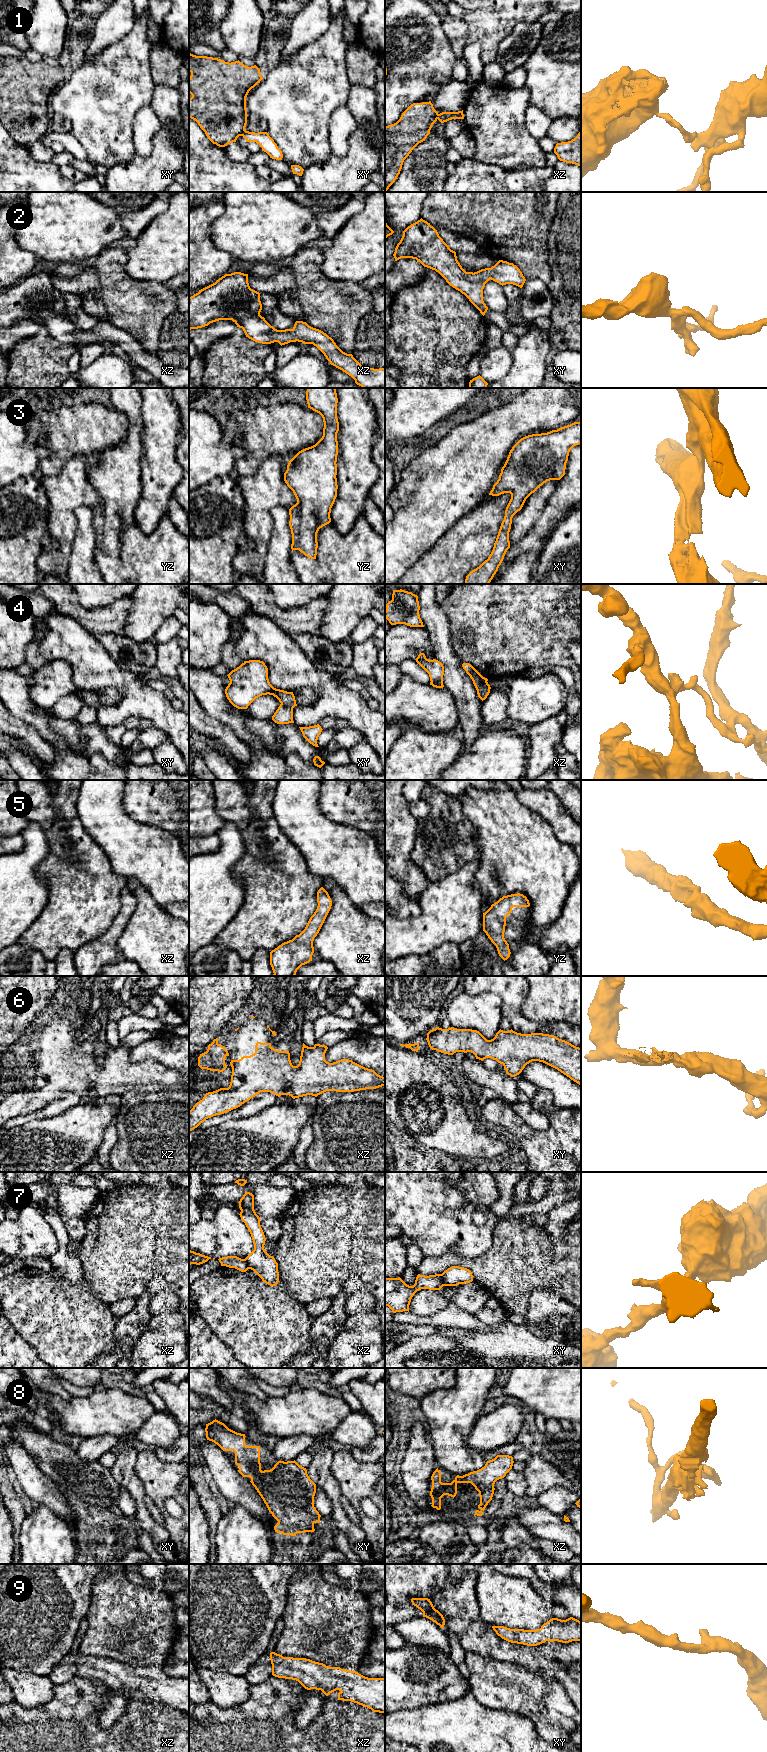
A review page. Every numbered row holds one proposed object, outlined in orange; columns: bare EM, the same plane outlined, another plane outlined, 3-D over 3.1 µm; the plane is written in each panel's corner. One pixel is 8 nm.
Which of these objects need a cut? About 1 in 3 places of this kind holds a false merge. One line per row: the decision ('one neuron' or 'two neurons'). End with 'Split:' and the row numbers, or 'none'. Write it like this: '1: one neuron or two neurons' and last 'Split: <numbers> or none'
1: two neurons
2: one neuron
3: one neuron
4: two neurons
5: one neuron
6: one neuron
7: two neurons
8: one neuron
9: one neuron
Split: 1, 4, 7

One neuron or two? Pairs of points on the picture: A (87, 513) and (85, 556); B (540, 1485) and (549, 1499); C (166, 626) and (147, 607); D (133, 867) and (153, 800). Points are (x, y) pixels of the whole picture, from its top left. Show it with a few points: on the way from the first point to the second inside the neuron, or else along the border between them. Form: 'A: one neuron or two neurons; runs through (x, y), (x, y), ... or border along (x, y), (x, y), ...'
A: one neuron; runs through (85, 524), (85, 545)
B: two neurons; border along (567, 1488), (554, 1486), (537, 1496)
C: two neurons; border along (173, 615), (163, 621), (153, 637)
D: two neurons; border along (125, 813), (138, 822), (169, 830)

